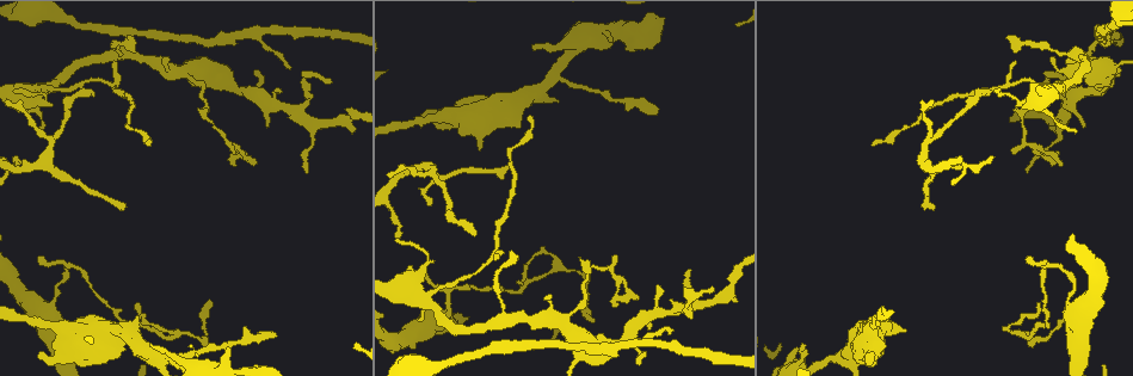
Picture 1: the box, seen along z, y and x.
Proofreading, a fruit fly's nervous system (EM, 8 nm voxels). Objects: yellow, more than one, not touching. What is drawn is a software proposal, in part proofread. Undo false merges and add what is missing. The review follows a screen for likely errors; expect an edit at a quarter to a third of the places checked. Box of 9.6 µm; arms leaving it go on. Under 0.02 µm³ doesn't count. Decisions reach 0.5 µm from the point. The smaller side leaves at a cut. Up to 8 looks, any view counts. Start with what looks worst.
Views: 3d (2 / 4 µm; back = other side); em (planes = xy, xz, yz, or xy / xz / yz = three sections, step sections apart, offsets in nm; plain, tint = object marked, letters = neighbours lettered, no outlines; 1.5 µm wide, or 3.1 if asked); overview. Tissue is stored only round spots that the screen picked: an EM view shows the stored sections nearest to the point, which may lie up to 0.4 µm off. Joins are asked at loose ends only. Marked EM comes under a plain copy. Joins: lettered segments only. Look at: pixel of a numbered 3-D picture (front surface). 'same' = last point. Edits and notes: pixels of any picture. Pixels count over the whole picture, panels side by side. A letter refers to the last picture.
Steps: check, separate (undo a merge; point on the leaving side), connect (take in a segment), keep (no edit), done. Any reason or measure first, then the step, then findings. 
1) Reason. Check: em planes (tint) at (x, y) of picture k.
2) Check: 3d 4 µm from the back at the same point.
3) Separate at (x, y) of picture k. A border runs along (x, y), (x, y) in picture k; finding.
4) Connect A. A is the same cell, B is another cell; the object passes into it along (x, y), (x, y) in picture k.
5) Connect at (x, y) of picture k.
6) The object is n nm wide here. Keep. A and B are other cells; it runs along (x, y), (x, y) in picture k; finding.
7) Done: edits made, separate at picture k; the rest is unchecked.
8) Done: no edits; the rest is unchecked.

Thin end. Check: 3d 4 µm at (330, 81) of picture 1.

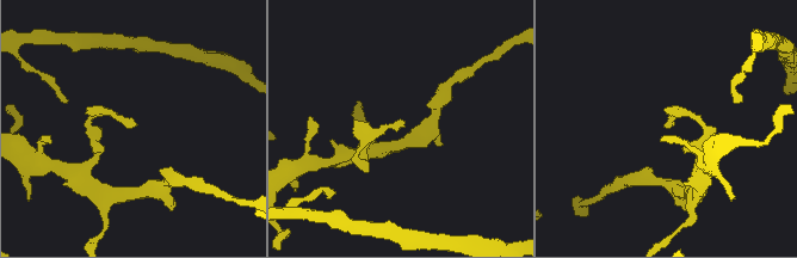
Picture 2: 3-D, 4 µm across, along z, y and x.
Shape alone is not enough. Check: em planes (letters) at (668, 125) of picture 2.

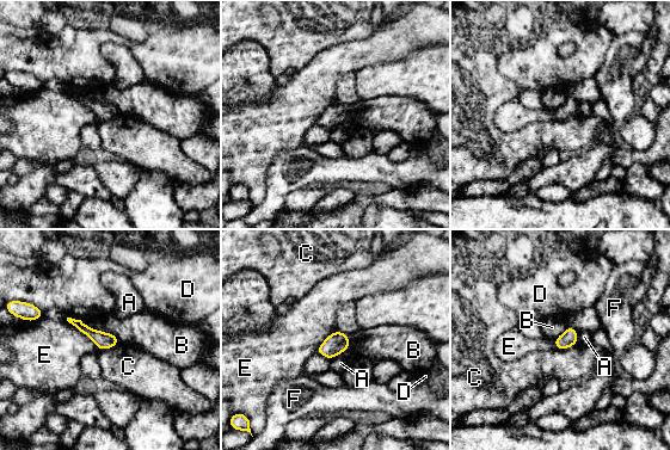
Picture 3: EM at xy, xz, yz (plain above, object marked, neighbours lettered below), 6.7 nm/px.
The longest contact is with B, 320 nm. Keep. A, B, C, D, E and F are other cells; none of them fits.

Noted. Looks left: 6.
Stops while still wide. Check: 3d 4 µm at (613, 39) of picture 1.

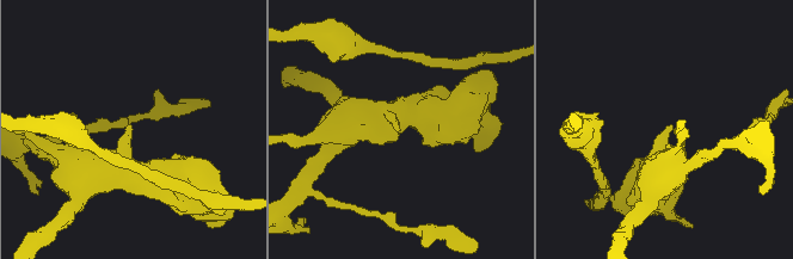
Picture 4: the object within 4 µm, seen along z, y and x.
Check: em 3.1 µm planes (tint) at (398, 128) of picture 4.

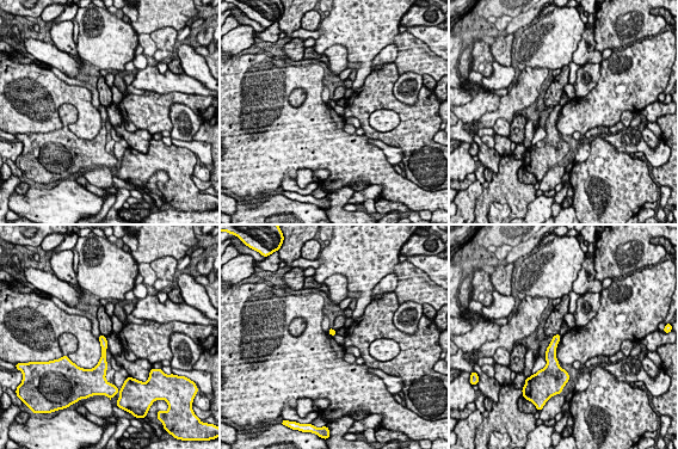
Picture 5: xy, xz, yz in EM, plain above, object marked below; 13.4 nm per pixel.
Check: em 3.1 µm planes (letters) at the same point.

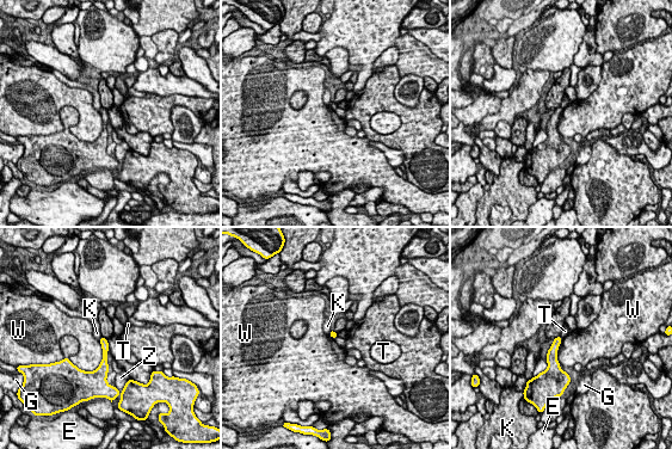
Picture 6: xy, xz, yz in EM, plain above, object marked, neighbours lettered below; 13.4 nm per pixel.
Keep. E, G, K, T, W and Z are other cells; it runs along (103, 340), (104, 367), (99, 375) in picture 6; no lettered segment goes on from it.

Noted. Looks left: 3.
Thin end. Check: 3d 4 µm at (398, 235) of picture 1.

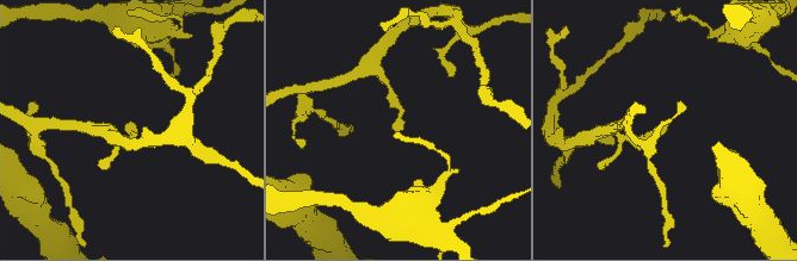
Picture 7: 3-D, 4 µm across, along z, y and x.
Check: em planes (letters) at (666, 126) of picture 7.

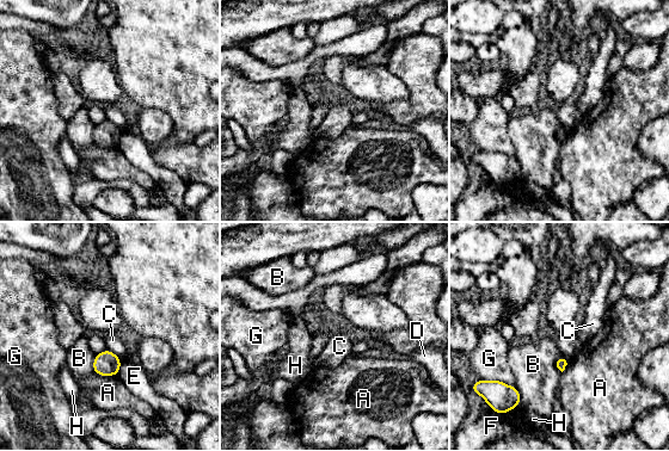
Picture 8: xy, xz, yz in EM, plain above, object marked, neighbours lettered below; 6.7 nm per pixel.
Keep. A, B, C, D, E, F, G and H are other cells; none of them fits.

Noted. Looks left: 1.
Done: no edits; the rest is unchecked.

